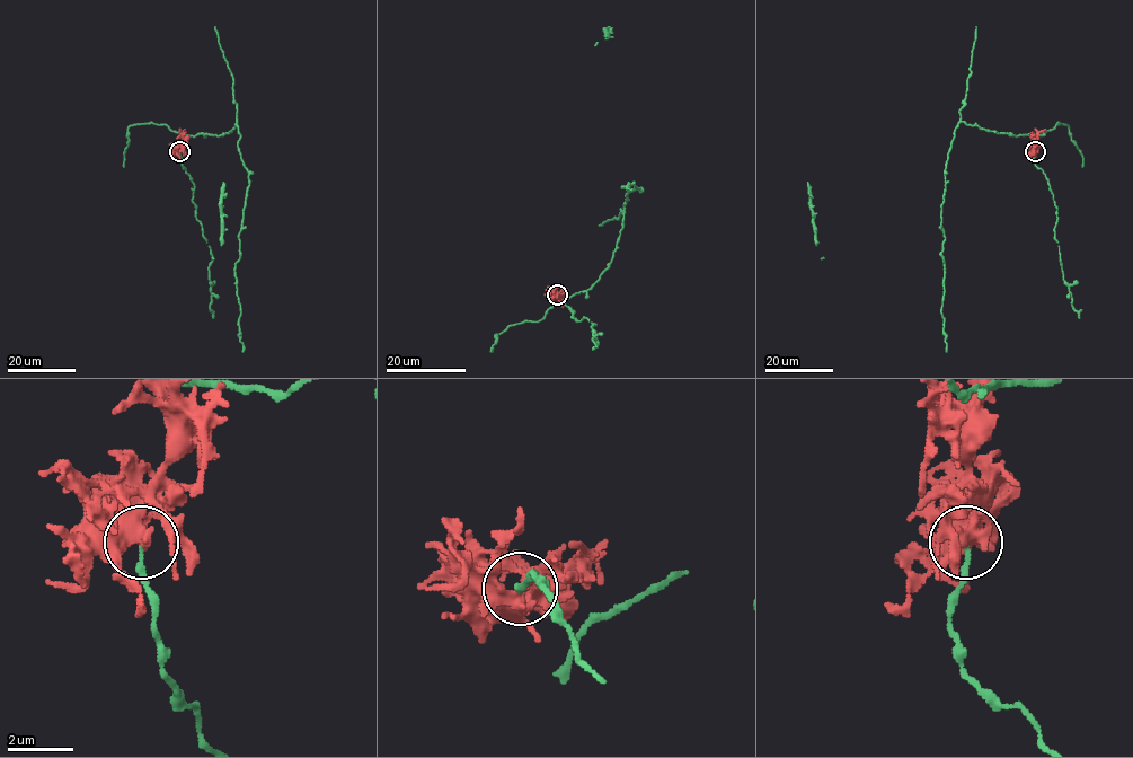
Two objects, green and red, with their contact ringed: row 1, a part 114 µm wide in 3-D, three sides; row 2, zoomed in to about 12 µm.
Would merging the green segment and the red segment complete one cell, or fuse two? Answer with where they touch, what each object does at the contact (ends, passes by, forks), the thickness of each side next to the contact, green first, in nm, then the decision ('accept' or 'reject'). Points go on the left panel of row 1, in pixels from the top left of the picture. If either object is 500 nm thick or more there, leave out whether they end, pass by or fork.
place (179, 151); green ends; red forks; calibres 180 and 360 nm; reject

